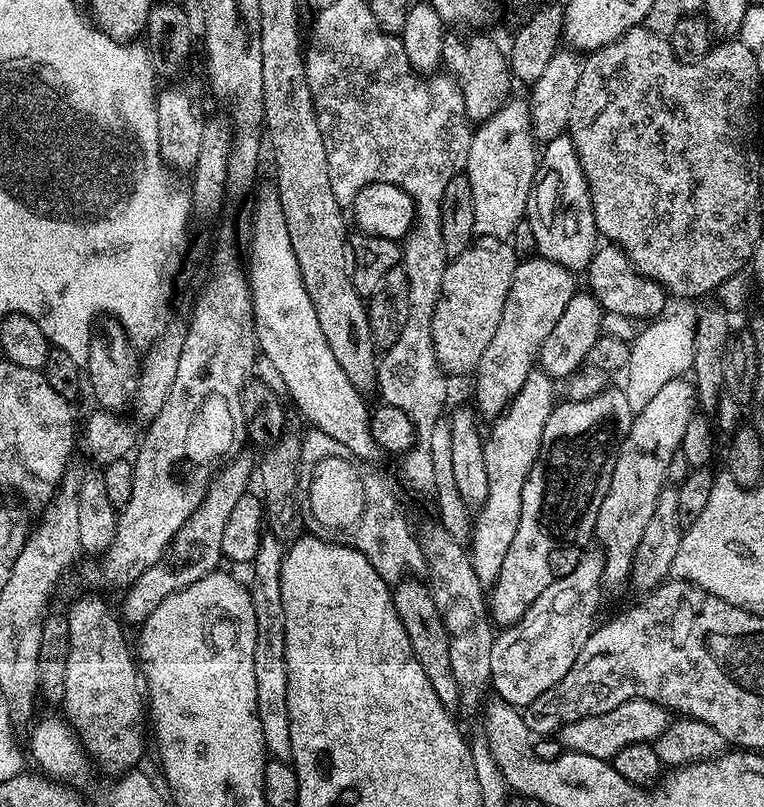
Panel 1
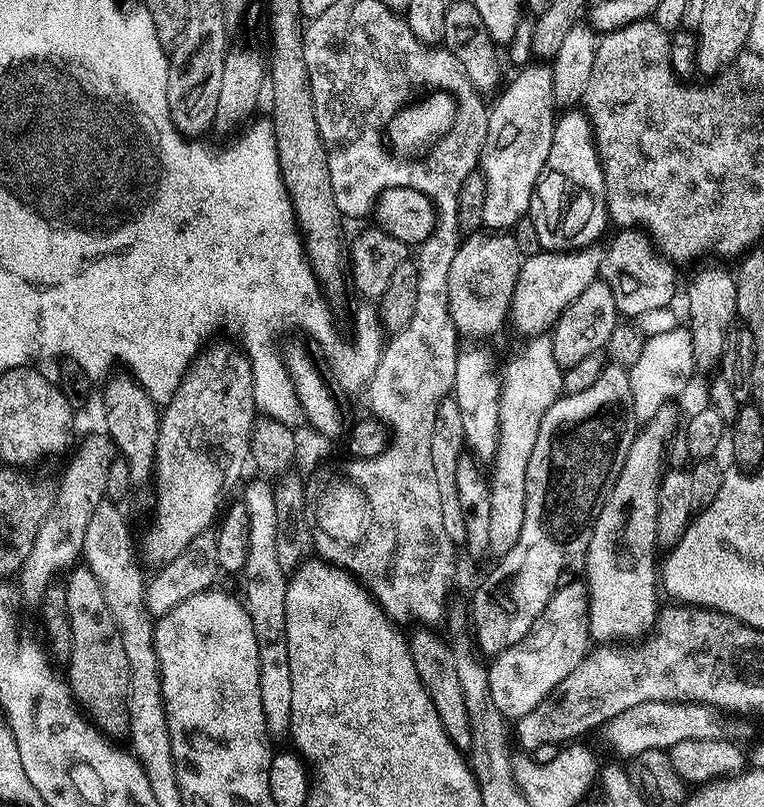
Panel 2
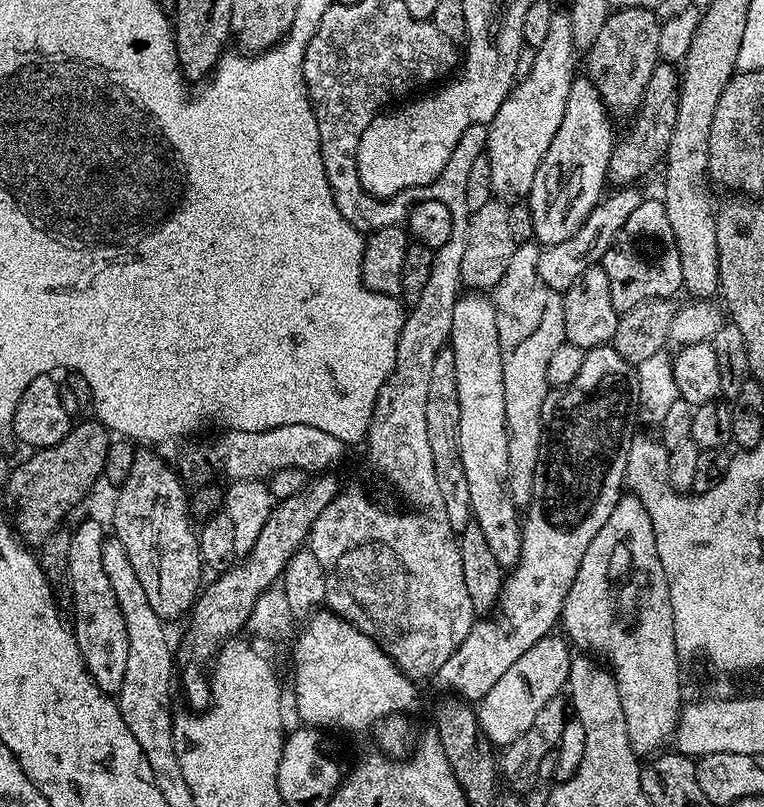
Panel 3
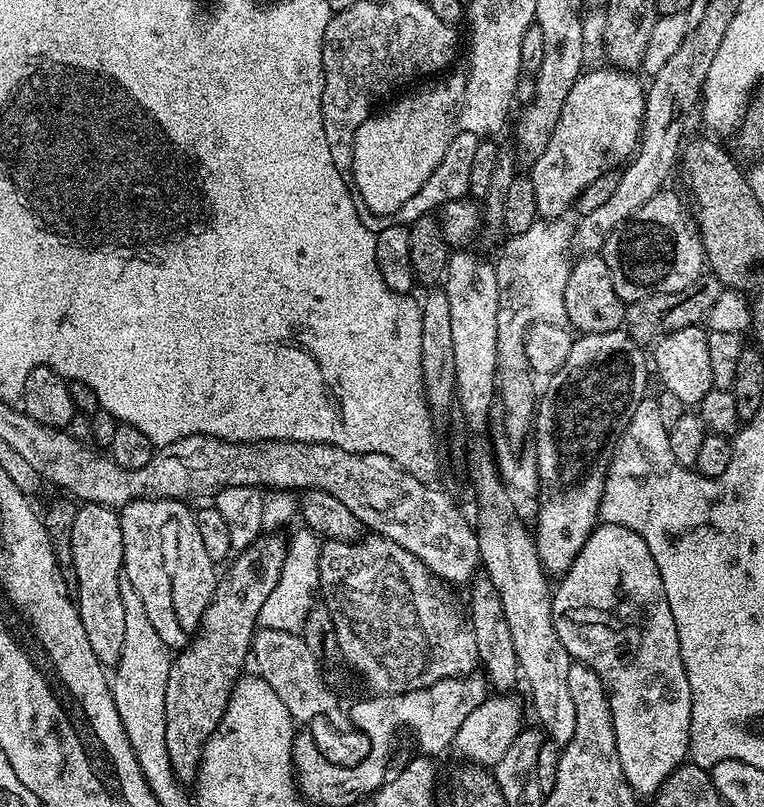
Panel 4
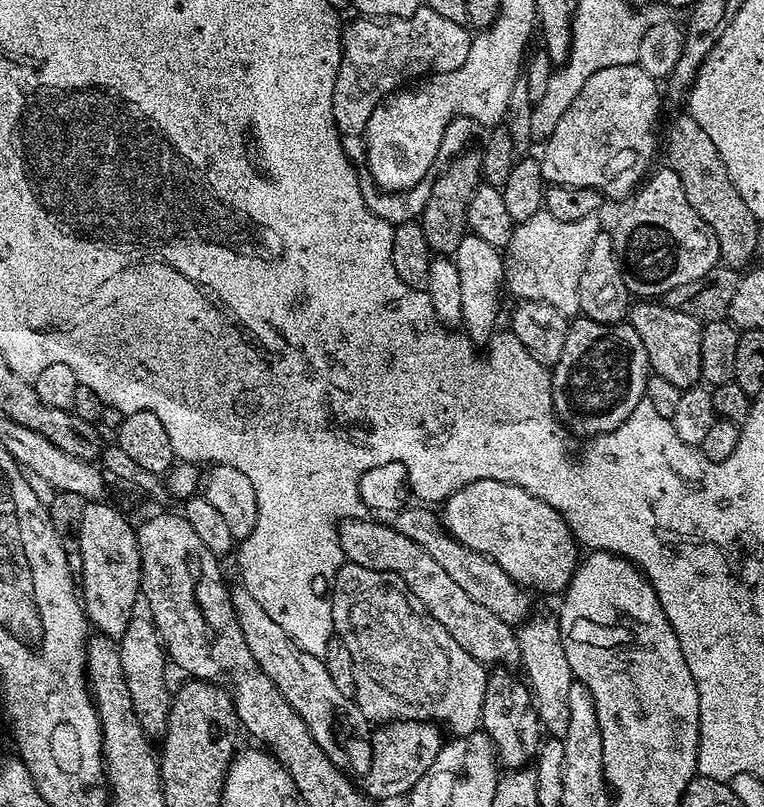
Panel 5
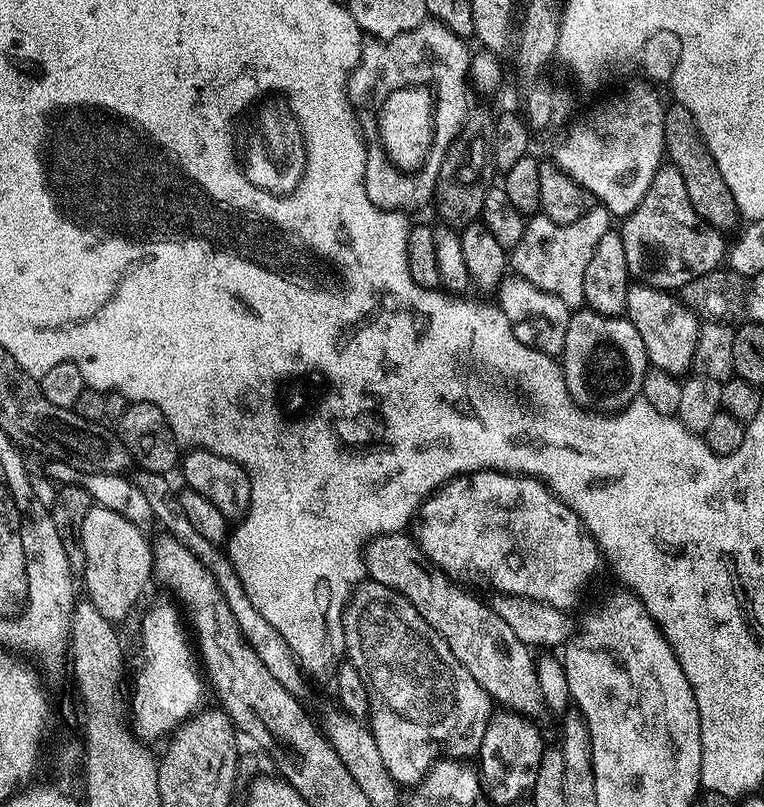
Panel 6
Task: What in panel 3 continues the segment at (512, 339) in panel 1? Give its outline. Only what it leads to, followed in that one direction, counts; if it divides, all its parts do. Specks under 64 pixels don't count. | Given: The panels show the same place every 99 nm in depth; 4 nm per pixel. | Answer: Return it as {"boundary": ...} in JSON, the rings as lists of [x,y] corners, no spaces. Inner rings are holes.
{"boundary":[[[629,186],[613,191],[613,196],[605,195],[573,236],[566,238],[566,242],[549,243],[549,248],[545,247],[541,251],[538,258],[538,274],[542,282],[546,282],[546,286],[563,294],[570,286],[574,286],[574,282],[578,282],[578,278],[586,269],[597,267],[603,261],[606,250],[616,239],[618,230],[626,226],[626,218],[634,214],[634,210],[641,202],[642,193],[638,189],[639,187]]]}

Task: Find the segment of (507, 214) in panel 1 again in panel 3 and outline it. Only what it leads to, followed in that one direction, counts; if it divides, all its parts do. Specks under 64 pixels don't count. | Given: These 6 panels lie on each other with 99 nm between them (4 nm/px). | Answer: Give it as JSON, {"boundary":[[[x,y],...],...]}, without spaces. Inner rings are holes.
{"boundary":[[[553,11],[550,18],[550,30],[542,46],[532,53],[532,65],[528,73],[519,77],[512,93],[498,106],[488,129],[488,146],[486,155],[490,162],[490,182],[492,195],[504,202],[520,202],[537,187],[536,175],[554,134],[566,114],[566,98],[570,98],[570,86],[575,82],[576,56],[574,34],[570,30],[570,18],[567,11]]]}

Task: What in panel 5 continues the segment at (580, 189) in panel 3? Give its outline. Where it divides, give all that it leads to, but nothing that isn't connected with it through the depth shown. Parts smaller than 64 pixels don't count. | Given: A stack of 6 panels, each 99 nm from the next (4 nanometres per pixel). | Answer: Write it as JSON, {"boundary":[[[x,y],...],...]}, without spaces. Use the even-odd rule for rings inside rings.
{"boundary":[[[638,63],[606,66],[598,74],[590,74],[586,86],[570,102],[570,110],[554,126],[554,134],[543,141],[547,183],[601,190],[607,190],[612,184],[614,199],[631,197],[653,167],[660,96],[662,100],[661,85]]]}

